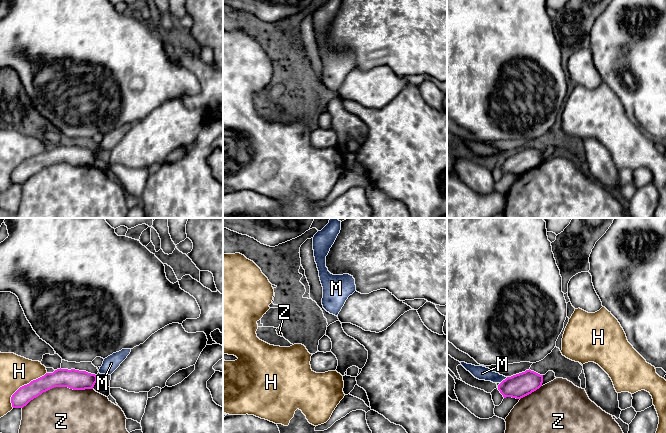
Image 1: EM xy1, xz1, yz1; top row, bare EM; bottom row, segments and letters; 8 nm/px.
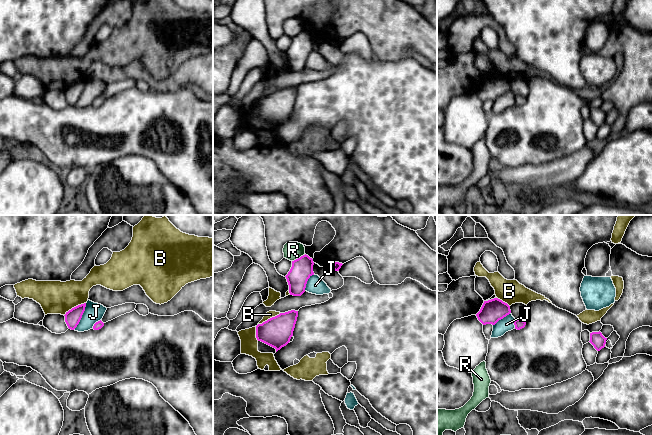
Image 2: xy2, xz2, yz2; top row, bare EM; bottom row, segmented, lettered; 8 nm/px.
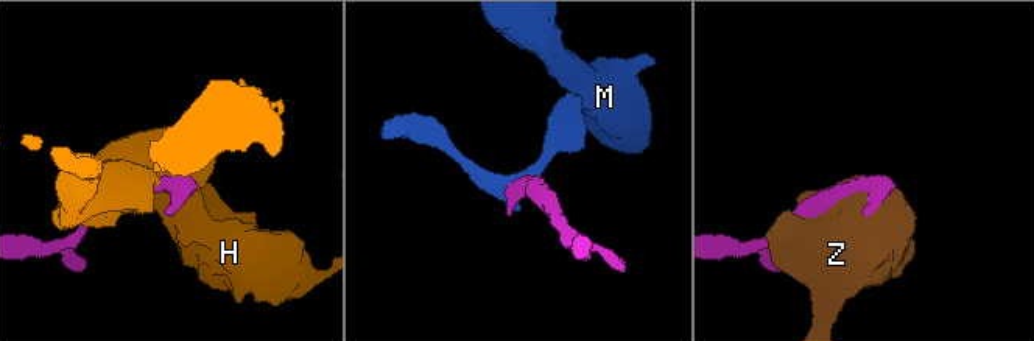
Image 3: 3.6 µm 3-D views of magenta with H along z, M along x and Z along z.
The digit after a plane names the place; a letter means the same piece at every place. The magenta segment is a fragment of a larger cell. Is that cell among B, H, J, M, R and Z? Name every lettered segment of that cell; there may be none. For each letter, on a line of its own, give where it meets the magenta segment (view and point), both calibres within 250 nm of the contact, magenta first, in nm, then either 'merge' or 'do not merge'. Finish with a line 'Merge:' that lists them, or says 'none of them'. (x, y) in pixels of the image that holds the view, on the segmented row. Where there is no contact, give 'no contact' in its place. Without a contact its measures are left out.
B: meets magenta in xy2 at (74, 307); 130 nm thick on the magenta side, 280 nm on the other; do not merge
H: meets magenta in xy1 at (24, 385); 140 nm thick on the magenta side, 260 nm on the other; do not merge
J: meets magenta in xy2 at (81, 316); 130 nm thick on the magenta side, 160 nm on the other; do not merge
M: meets magenta in yz1 at (503, 380); 190 nm thick on the magenta side, 110 nm on the other; merge
R: meets magenta in xz2 at (298, 258); 180 nm thick on the magenta side, 140 nm on the other; do not merge
Z: meets magenta in xy1 at (57, 386); 160 nm thick on the magenta side, 360 nm on the other; do not merge
Merge: M

